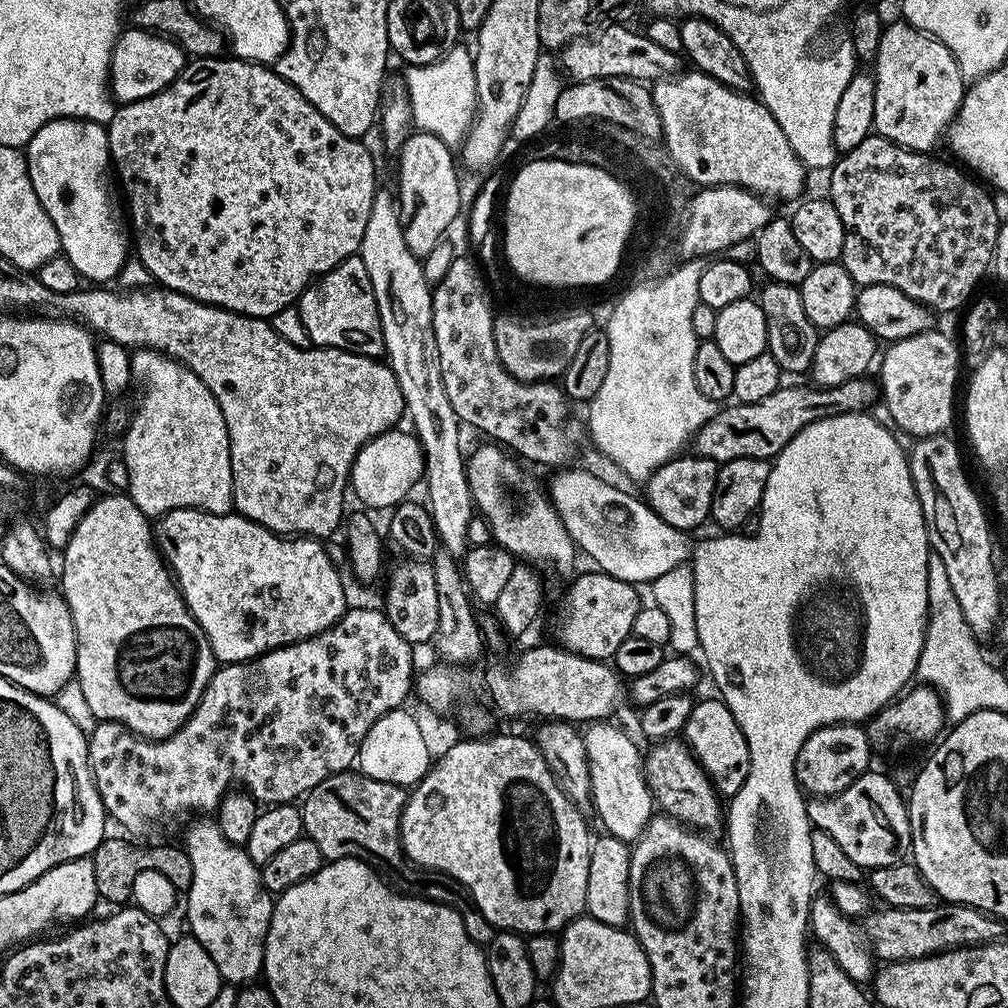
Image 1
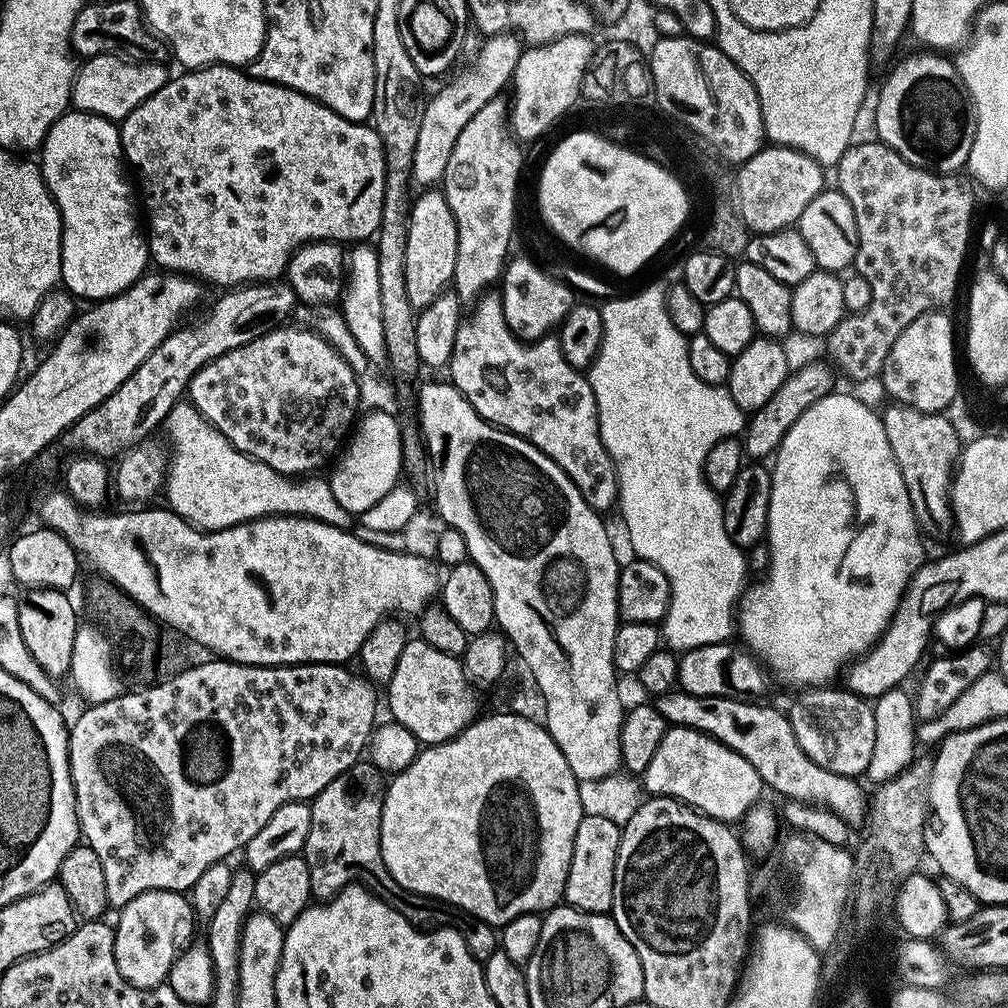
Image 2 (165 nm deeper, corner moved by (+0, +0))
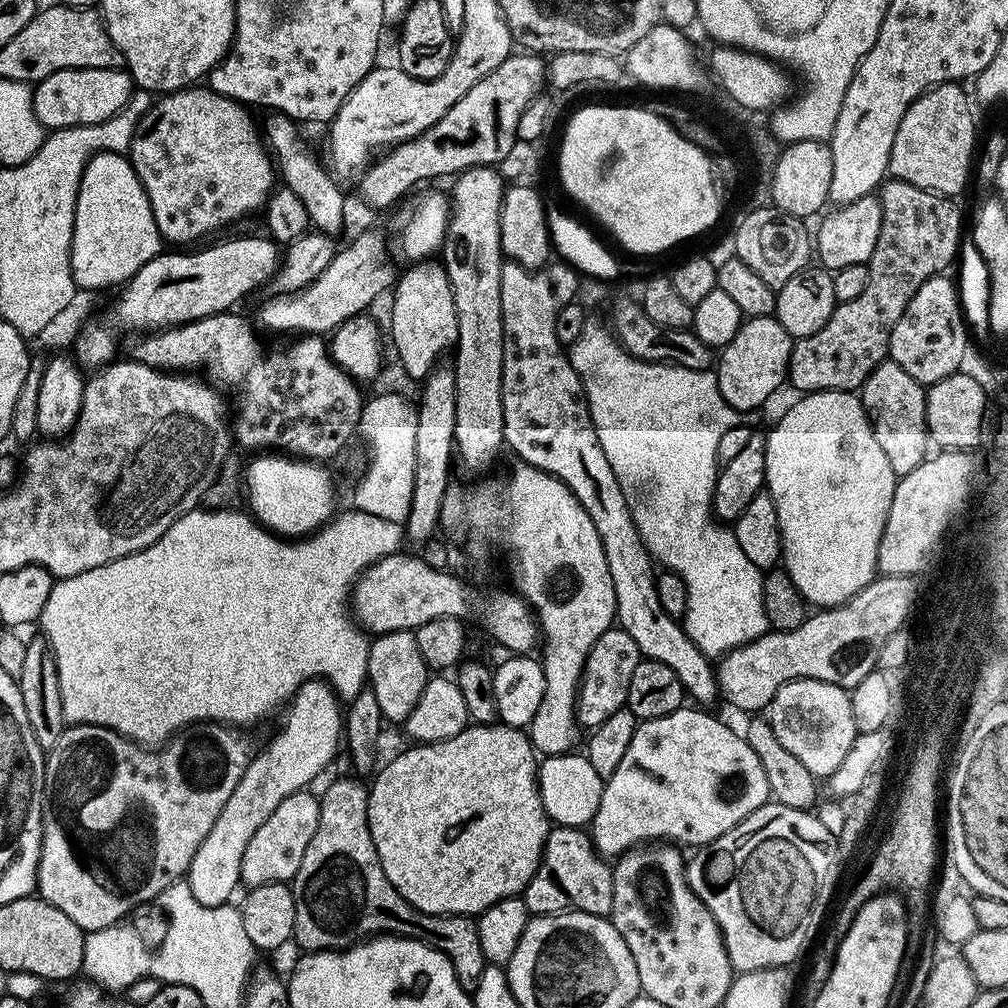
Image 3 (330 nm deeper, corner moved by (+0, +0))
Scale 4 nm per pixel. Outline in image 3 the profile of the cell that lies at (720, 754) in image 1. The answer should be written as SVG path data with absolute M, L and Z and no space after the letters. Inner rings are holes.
M685 706L674 714L666 714L666 718L637 723L630 750L626 750L626 758L618 762L618 770L607 777L601 804L590 823L592 843L601 856L616 858L645 842L664 841L695 846L711 844L735 828L738 822L754 814L754 810L769 803L766 770L758 754L754 754L739 731L731 732L708 712L711 711Z

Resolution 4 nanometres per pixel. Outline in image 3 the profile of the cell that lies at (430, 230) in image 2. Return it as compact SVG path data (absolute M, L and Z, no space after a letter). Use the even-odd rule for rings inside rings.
M416 262L405 272L399 273L394 284L396 297L392 300L392 344L396 347L396 356L408 376L417 382L423 381L433 368L437 367L440 355L451 349L458 338L458 318L454 310L454 294L448 281L448 272L440 262Z

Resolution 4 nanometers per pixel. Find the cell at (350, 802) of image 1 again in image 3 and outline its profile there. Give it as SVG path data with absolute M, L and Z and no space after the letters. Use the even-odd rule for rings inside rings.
M353 779L334 781L319 797L317 829L310 838L296 876L290 881L294 894L295 943L300 943L305 953L335 952L385 934L406 936L410 940L420 940L424 944L429 944L431 948L437 948L439 952L446 954L454 966L454 974L458 974L462 990L470 994L476 992L478 978L482 978L482 970L486 967L482 942L478 942L476 920L471 916L429 916L419 912L414 905L406 902L406 898L402 898L398 890L394 890L390 878L386 878L386 870L382 870L382 862L378 858L378 850L370 834L368 788L360 785L359 779Z

